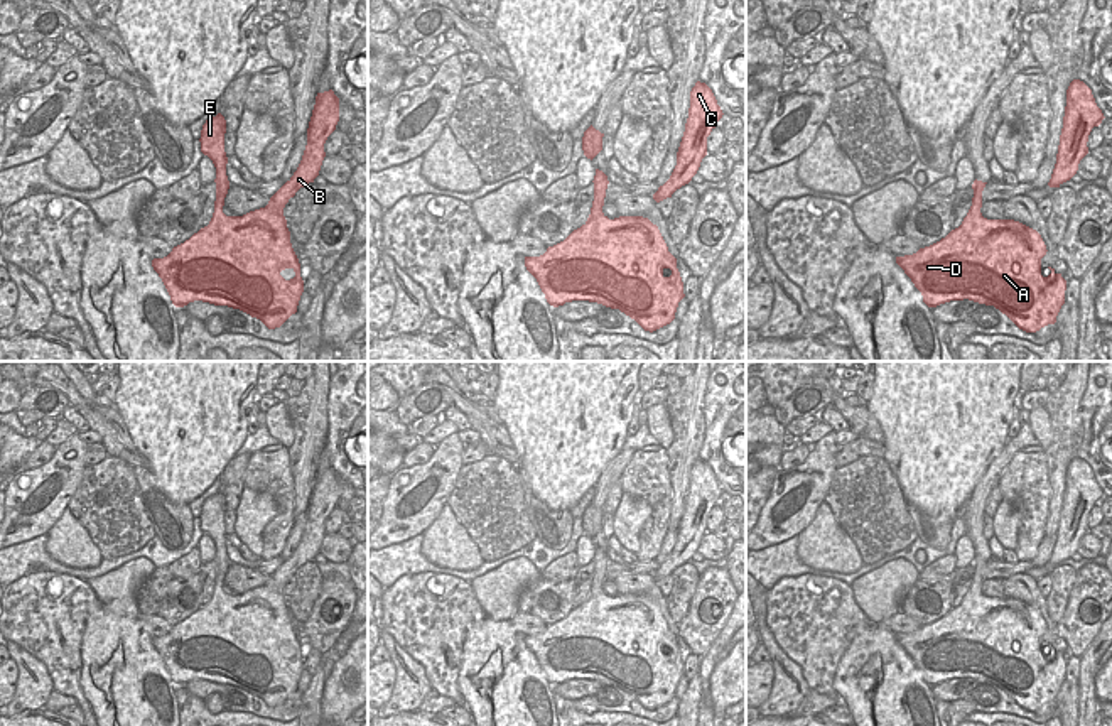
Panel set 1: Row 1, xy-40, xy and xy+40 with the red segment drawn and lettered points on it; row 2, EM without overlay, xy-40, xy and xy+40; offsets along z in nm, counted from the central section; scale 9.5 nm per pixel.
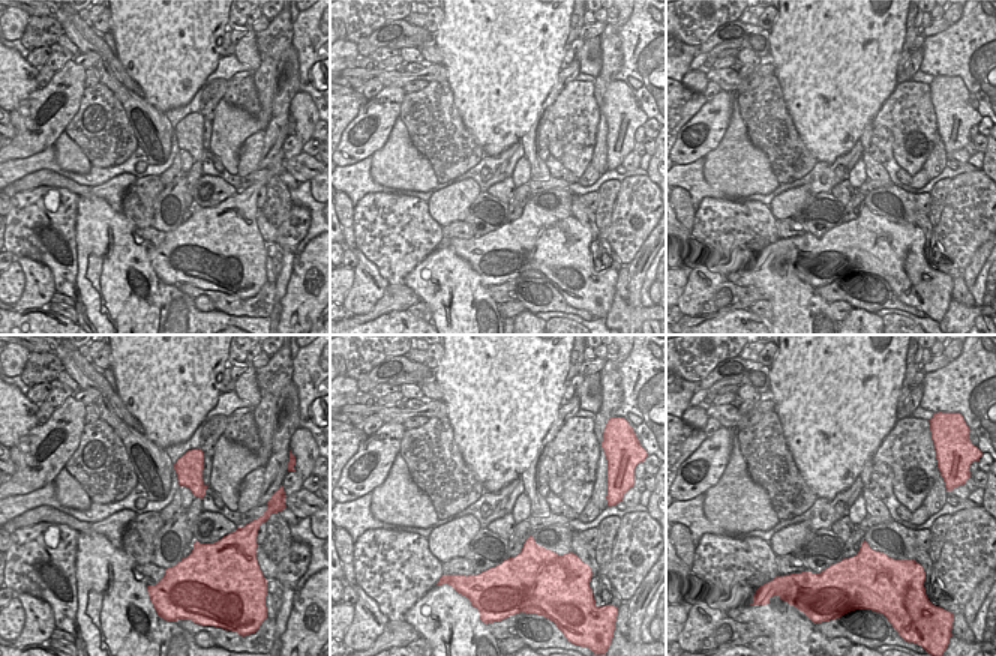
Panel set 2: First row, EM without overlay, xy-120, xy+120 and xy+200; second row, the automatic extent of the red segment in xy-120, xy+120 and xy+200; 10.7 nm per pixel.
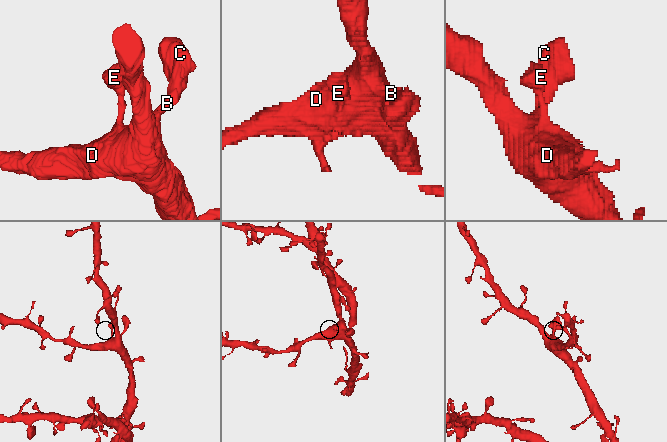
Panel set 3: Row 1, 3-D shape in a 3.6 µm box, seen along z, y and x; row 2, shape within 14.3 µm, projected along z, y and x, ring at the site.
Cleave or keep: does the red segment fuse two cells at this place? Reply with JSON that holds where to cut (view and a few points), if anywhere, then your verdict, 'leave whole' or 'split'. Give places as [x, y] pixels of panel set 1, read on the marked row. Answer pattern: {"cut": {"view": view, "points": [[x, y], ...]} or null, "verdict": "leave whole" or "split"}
{"cut": null, "verdict": "leave whole"}

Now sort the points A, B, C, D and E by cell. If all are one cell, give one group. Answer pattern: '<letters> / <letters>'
A B C D E

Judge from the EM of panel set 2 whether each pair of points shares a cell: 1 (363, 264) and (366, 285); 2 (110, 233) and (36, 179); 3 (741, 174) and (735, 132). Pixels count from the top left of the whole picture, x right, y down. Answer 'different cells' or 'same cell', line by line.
1: same cell
2: different cells
3: same cell

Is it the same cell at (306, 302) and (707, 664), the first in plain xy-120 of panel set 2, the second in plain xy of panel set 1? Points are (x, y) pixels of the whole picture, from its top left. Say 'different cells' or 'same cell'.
different cells

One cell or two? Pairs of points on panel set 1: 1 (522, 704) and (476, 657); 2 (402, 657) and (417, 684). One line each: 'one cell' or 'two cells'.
1: one cell
2: one cell

